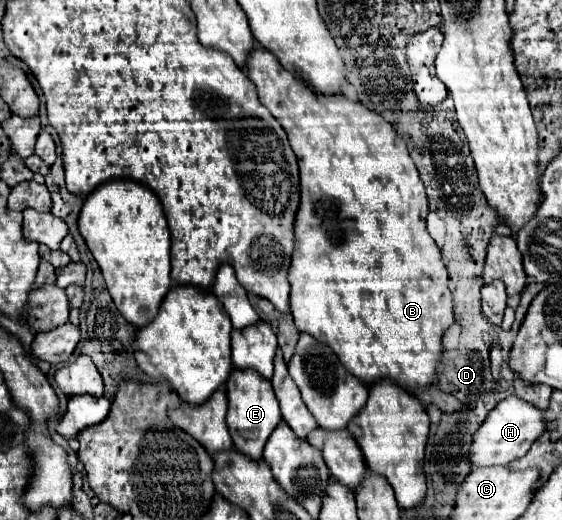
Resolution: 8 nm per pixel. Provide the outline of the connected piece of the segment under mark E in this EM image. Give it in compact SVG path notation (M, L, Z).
M234 369L230 381L226 381L226 393L228 393L226 423L234 441L234 449L242 451L254 461L262 459L262 451L268 437L282 421L280 405L272 391L270 381L262 381L262 377L254 377L254 373L238 373L238 369Z

